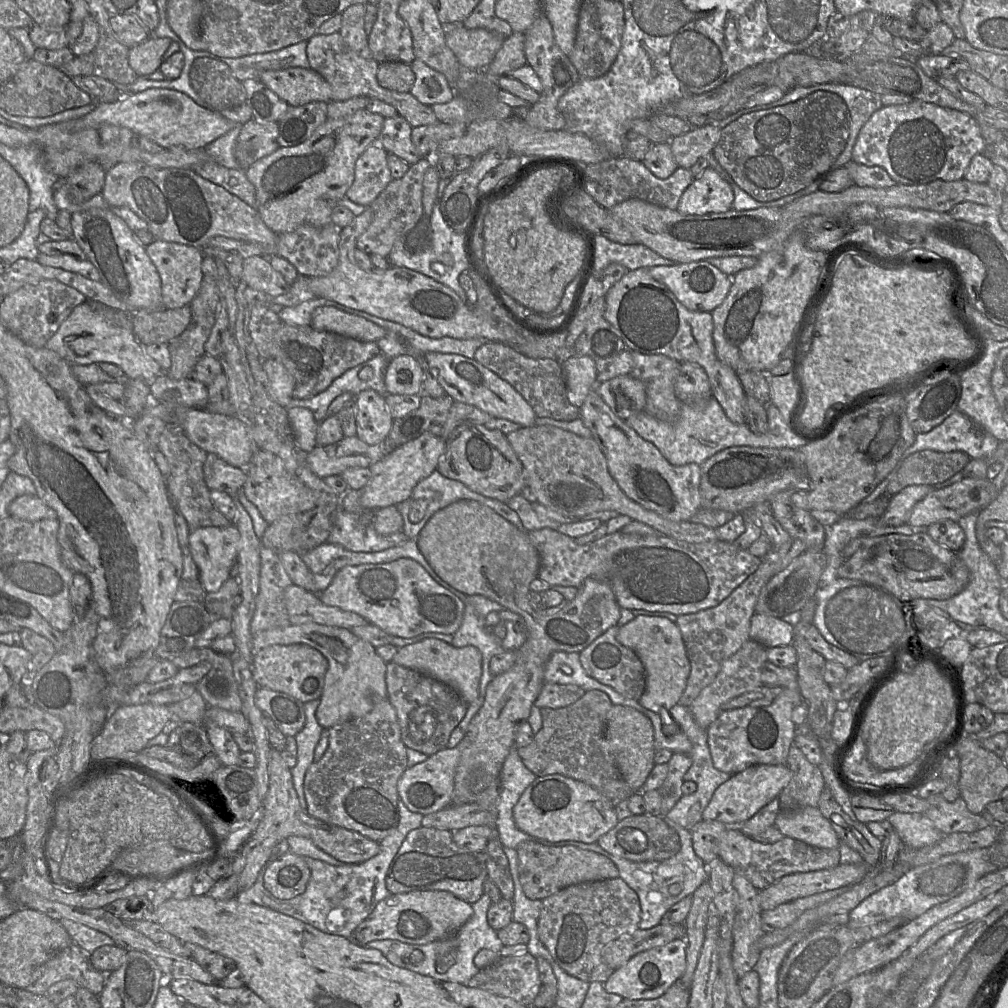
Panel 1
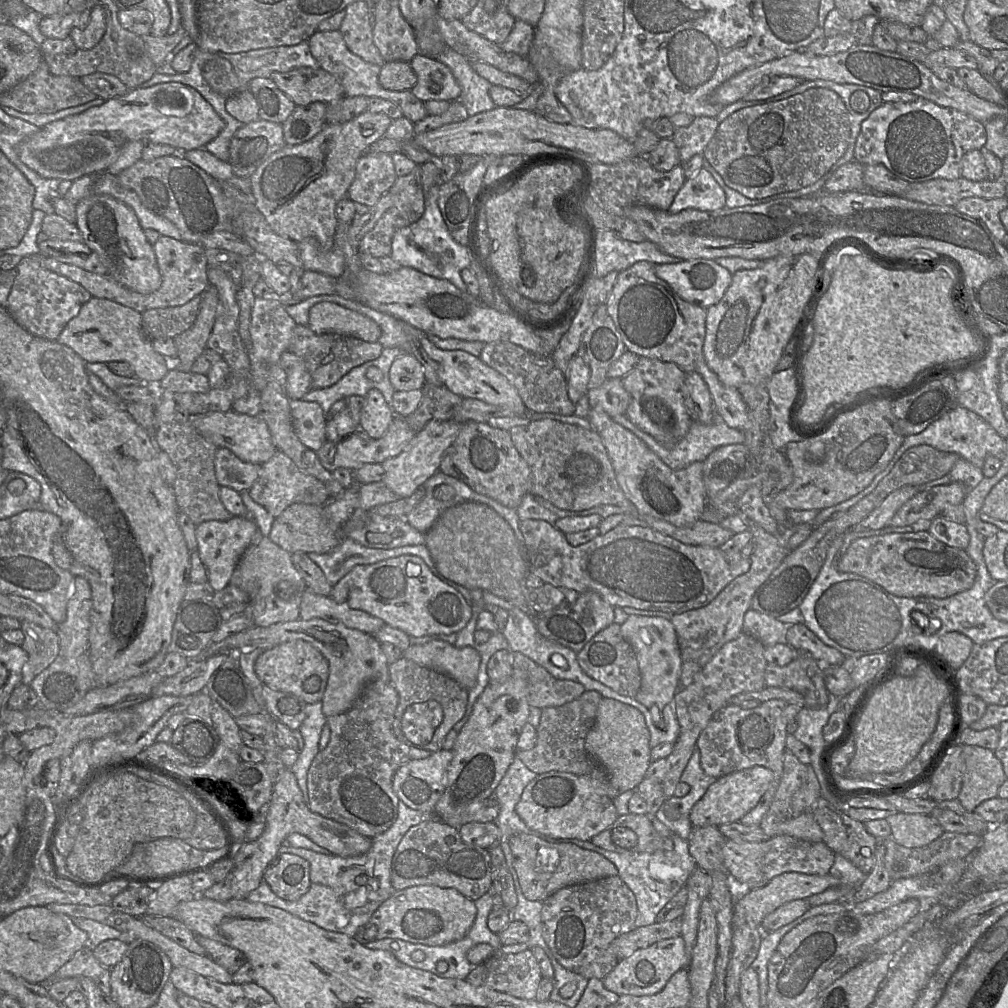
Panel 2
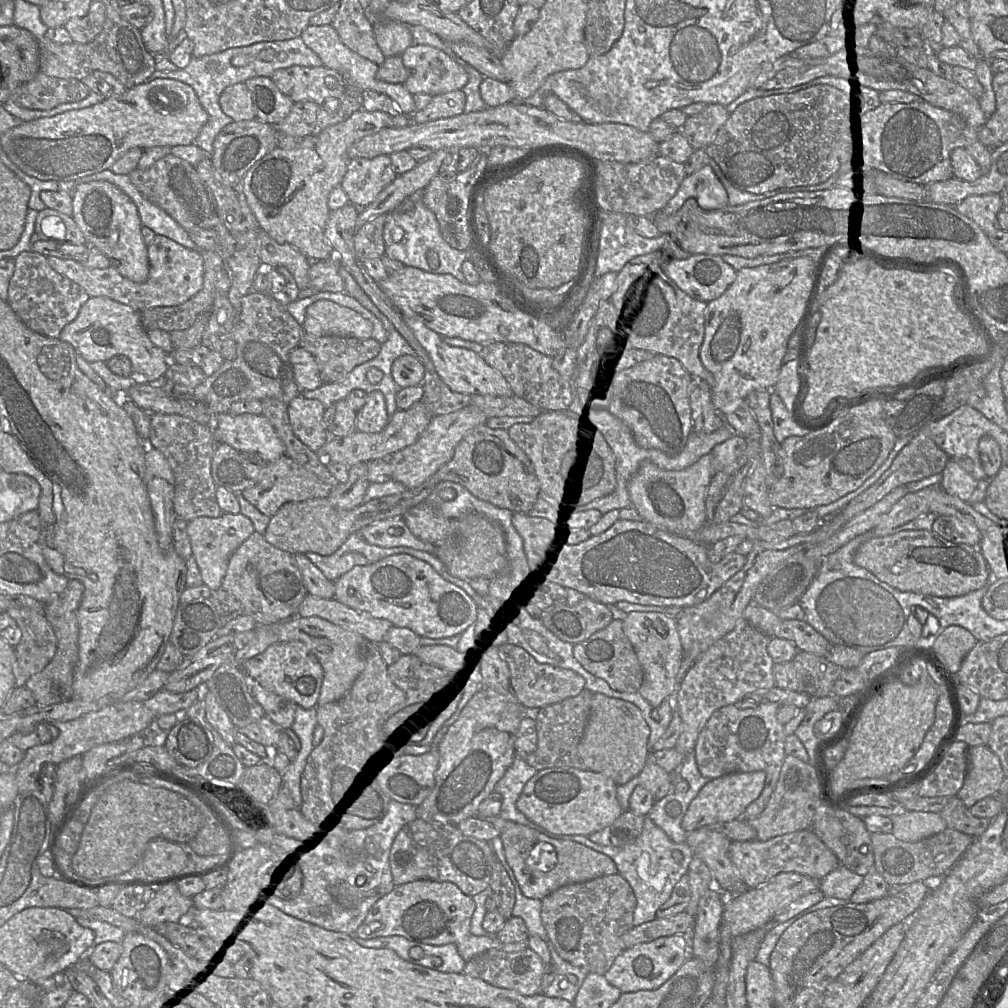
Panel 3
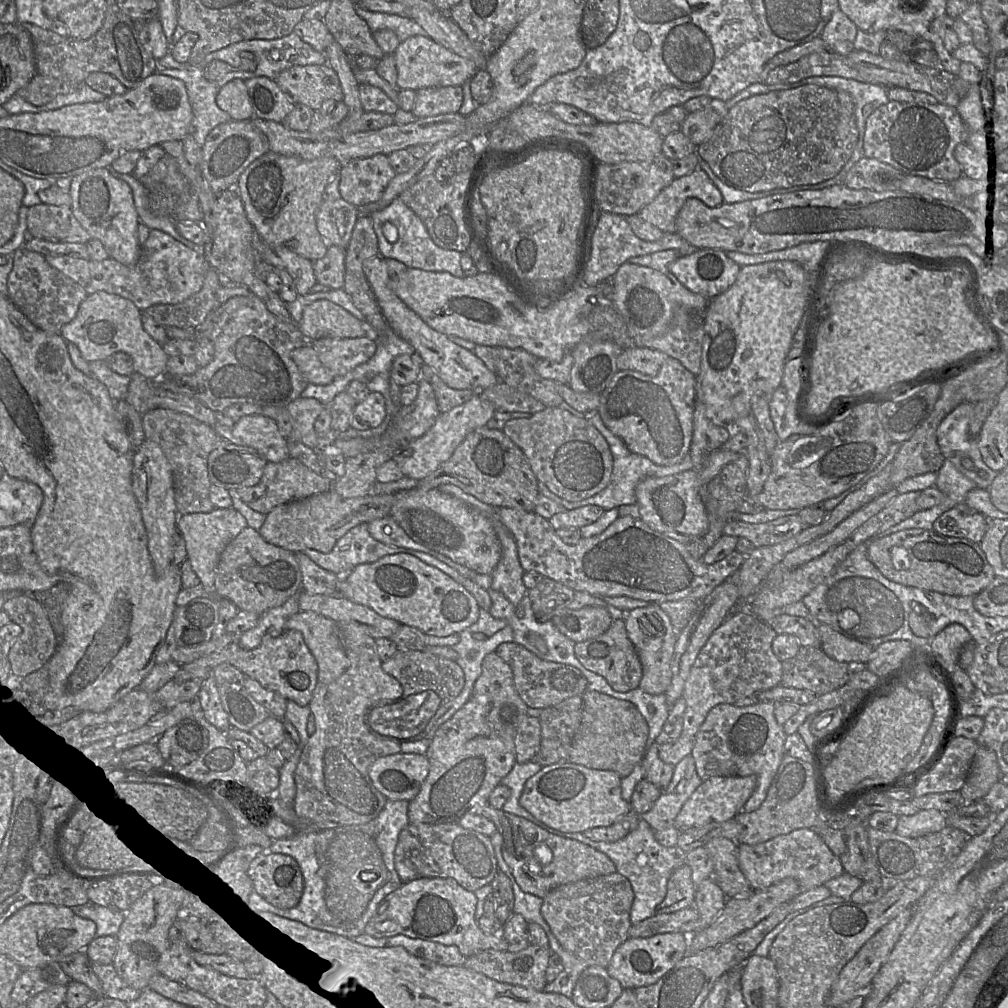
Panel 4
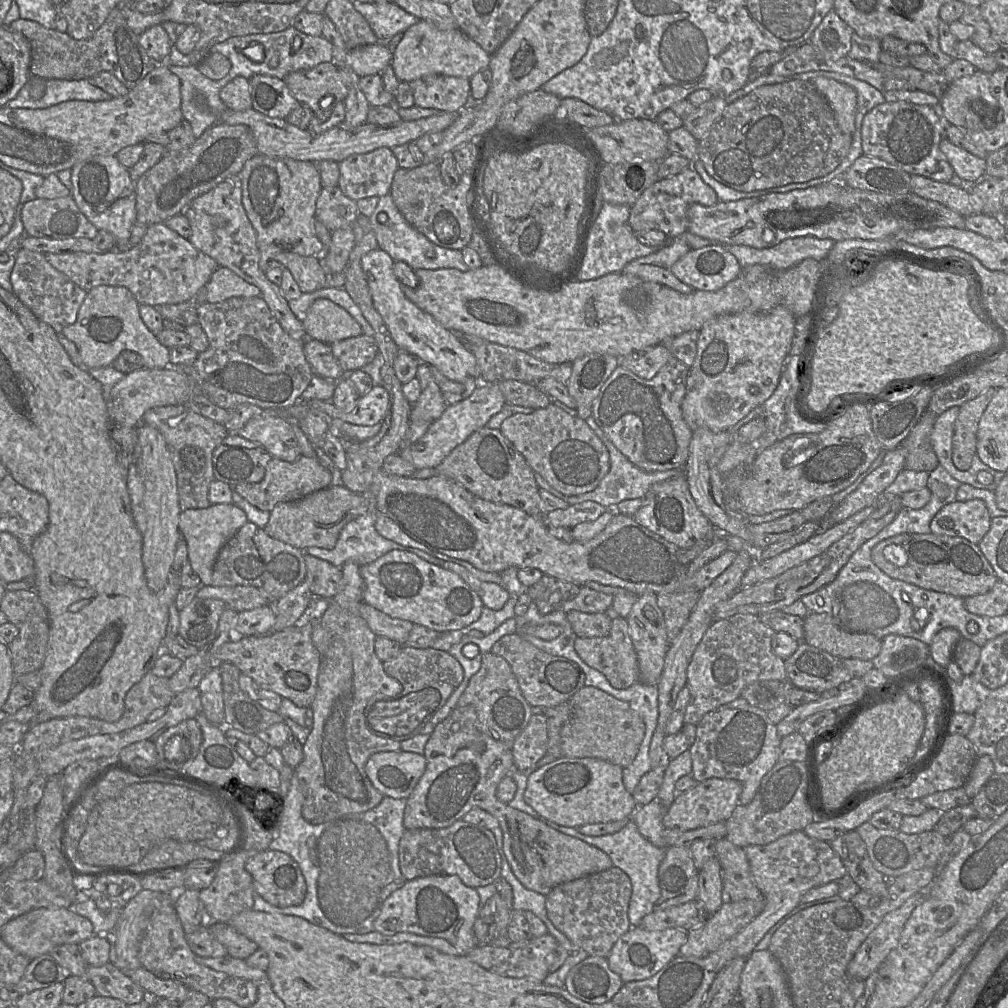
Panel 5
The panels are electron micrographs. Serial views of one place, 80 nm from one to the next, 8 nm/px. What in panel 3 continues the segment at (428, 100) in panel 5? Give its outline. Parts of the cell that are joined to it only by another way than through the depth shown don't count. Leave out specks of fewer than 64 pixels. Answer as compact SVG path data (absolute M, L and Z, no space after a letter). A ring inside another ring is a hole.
M455 90L432 96L432 100L422 110L412 115L413 123L425 123L464 113L466 96L463 90Z

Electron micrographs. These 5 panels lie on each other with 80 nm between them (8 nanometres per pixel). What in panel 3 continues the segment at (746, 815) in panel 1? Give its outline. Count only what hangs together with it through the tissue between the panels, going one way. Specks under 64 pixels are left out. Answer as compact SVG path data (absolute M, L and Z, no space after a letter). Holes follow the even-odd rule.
M755 771L732 773L710 780L690 803L681 821L682 828L689 834L706 825L741 818L745 809L760 796L765 779L765 772Z

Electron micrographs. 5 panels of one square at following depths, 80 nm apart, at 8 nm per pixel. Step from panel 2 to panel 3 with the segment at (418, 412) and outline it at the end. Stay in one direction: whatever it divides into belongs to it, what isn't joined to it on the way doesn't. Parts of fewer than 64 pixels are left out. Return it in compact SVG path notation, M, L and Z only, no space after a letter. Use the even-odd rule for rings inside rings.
M425 370L421 402L433 416L446 415L470 405L472 396L453 392L435 370Z

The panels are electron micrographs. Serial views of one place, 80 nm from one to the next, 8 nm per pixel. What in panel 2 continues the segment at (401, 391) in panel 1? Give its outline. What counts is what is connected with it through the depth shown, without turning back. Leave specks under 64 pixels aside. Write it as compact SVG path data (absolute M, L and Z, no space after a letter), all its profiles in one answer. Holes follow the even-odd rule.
M411 353L397 357L389 370L389 379L396 391L422 389L425 382L424 369Z

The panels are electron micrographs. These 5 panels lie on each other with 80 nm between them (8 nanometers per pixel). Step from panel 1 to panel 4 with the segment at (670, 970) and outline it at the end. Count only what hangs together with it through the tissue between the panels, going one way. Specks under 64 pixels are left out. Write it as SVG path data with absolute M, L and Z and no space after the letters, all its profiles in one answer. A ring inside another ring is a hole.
M664 933L648 938L627 938L616 949L607 967L608 974L624 989L653 985L689 954L689 937L683 933Z

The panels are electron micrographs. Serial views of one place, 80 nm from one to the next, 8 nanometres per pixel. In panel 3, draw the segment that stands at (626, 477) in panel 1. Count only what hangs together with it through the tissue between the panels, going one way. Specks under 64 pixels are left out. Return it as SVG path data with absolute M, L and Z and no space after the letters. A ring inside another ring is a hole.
M711 452L696 463L680 471L669 471L650 461L644 461L628 484L631 503L643 520L675 535L693 535L707 523L706 493L714 476Z

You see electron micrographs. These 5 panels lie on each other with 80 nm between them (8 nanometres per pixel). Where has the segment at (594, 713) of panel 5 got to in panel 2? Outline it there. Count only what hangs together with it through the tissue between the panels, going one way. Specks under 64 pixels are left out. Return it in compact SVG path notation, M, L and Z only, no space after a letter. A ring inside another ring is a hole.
M602 698L594 724L585 739L585 750L592 760L603 767L617 793L636 790L652 762L650 732L644 715L631 705Z

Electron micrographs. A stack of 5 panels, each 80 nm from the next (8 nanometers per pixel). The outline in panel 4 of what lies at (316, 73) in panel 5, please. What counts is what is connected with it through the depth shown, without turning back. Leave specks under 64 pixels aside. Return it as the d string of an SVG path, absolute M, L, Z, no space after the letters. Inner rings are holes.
M327 63L292 66L283 70L276 82L295 104L304 104L314 111L328 111L344 98L338 74Z

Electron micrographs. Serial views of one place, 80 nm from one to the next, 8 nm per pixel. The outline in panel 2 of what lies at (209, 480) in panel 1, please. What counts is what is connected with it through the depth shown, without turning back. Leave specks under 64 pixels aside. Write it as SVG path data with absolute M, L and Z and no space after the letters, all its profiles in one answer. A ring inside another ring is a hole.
M218 448L214 468L218 484L239 493L251 488L258 477L260 465L242 461L227 448Z

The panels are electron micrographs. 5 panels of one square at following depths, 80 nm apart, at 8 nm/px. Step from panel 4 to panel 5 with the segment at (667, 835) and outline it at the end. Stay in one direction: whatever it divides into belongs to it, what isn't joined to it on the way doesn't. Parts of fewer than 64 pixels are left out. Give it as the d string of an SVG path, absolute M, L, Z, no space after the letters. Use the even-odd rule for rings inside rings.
M656 796L650 803L638 806L630 817L637 825L641 835L659 848L669 847L663 837L663 831L665 830L663 817L667 810L667 807L664 807Z

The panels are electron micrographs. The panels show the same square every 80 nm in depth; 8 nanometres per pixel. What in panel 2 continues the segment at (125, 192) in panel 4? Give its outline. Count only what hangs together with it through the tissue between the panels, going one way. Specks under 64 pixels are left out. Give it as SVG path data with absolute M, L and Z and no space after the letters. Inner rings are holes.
M92 194L78 202L75 207L76 225L83 242L97 253L109 277L140 294L150 294L160 288L162 278L153 246L148 243L132 208L104 194Z

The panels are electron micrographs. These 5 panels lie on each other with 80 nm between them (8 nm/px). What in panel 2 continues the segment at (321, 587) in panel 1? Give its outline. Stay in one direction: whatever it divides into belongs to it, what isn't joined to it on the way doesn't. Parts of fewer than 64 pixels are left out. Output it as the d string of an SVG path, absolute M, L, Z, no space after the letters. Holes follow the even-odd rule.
M343 538L340 545L329 553L309 553L307 555L322 570L331 586L336 585L356 566L371 565L404 555L417 556L427 564L433 574L441 581L459 591L469 604L472 601L469 589L446 579L437 571L430 552L425 545L408 545L394 549L374 549L363 546L353 539Z

